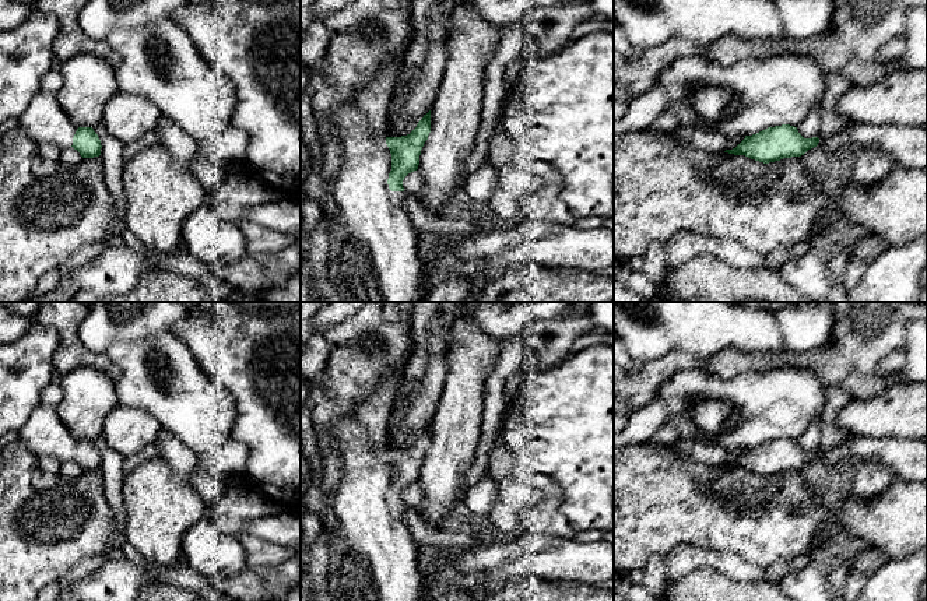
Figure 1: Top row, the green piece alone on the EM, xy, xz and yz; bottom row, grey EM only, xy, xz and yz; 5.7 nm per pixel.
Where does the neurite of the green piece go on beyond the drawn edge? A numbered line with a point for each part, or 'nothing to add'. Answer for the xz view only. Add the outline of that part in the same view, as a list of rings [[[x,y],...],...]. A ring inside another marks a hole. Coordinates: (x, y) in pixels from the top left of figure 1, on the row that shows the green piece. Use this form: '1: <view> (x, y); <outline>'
1: xz (374, 256); [[[340,103],[331,119],[343,145],[343,165],[330,189],[338,204],[330,228],[333,287],[341,302],[424,302],[429,287],[418,252],[418,231],[403,205],[407,193],[389,189],[391,154],[386,137],[368,131],[366,116],[357,103]]]

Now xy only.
1: xy (44, 120); [[[42,89],[18,116],[18,126],[35,144],[49,143],[59,148],[70,148],[78,129],[62,109],[56,94]]]

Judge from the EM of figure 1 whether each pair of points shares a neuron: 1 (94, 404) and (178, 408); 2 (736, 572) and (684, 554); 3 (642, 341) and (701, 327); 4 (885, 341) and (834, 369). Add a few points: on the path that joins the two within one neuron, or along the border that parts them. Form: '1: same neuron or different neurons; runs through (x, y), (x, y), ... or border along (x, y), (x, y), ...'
1: different neurons; border along (115, 382), (115, 393), (119, 403)
2: same neuron; runs through (723, 562), (710, 558), (696, 558)
3: same neuron; runs through (656, 331), (662, 329), (687, 329)
4: same neuron; runs through (873, 341), (860, 345), (846, 359)

